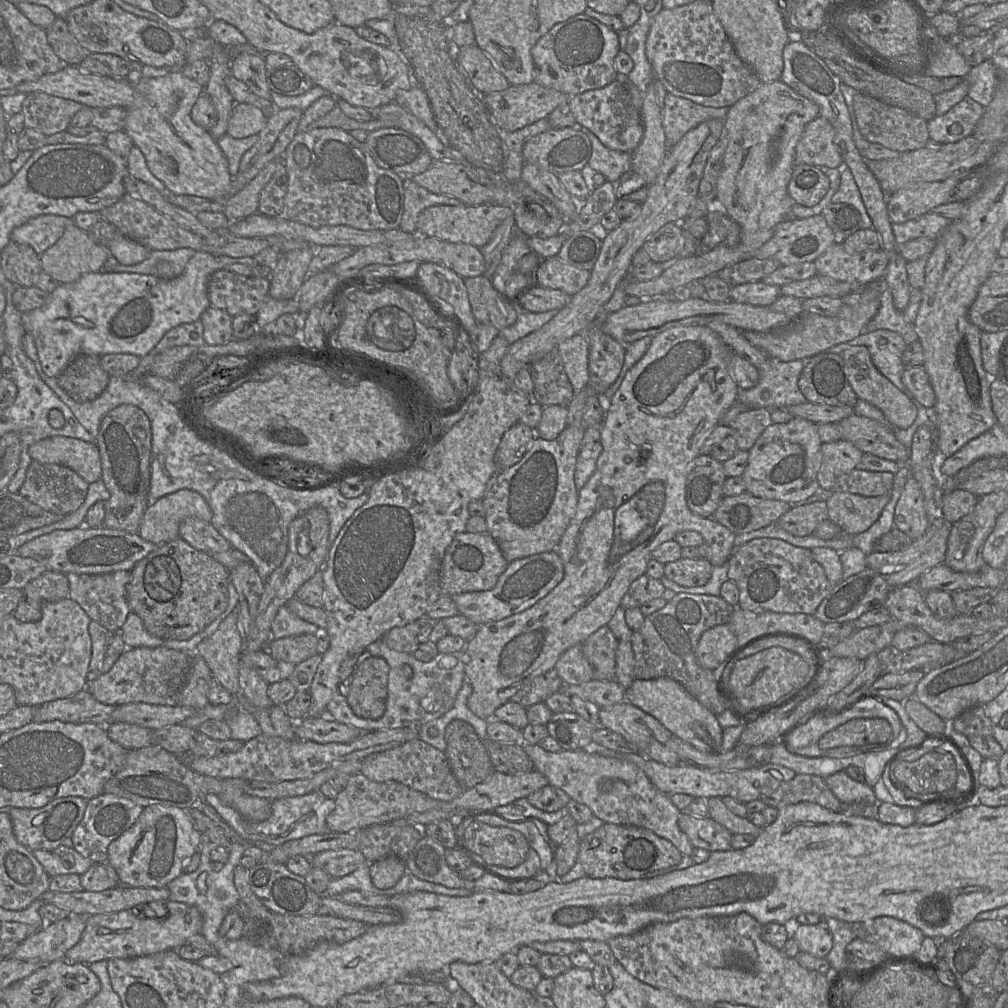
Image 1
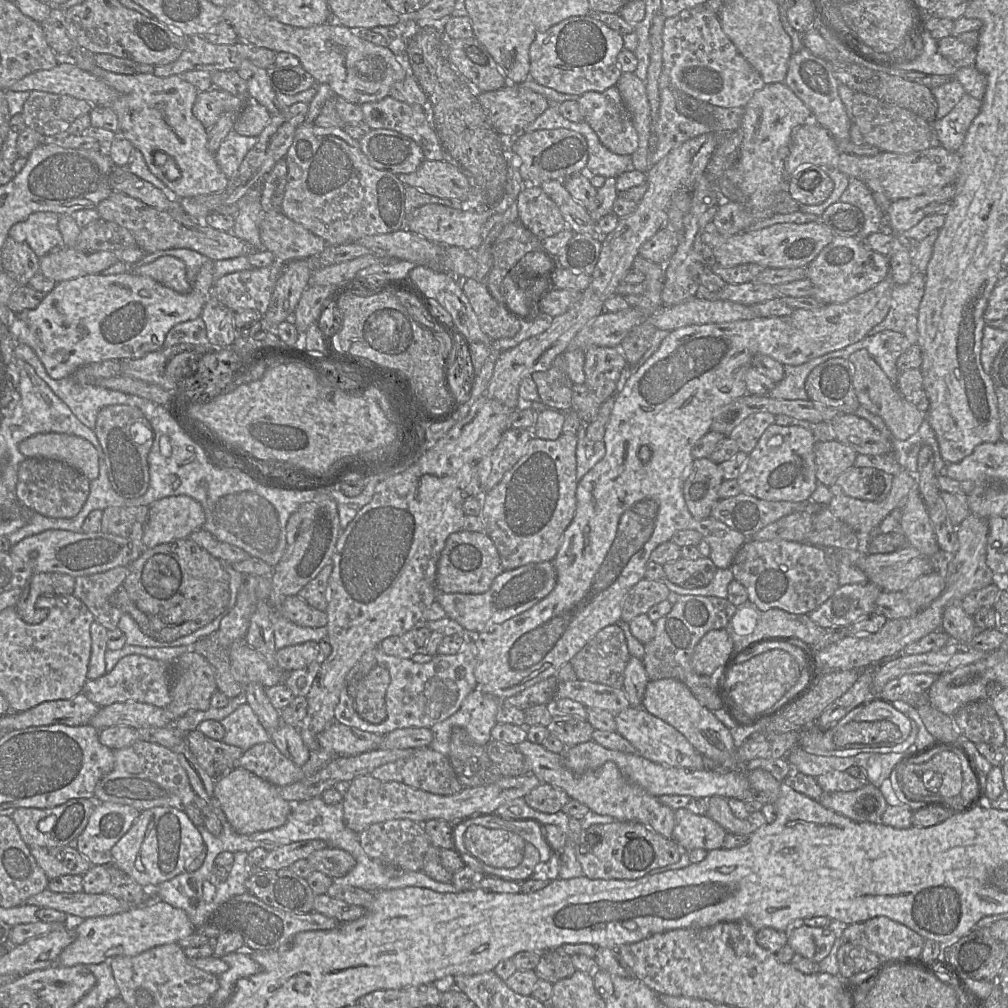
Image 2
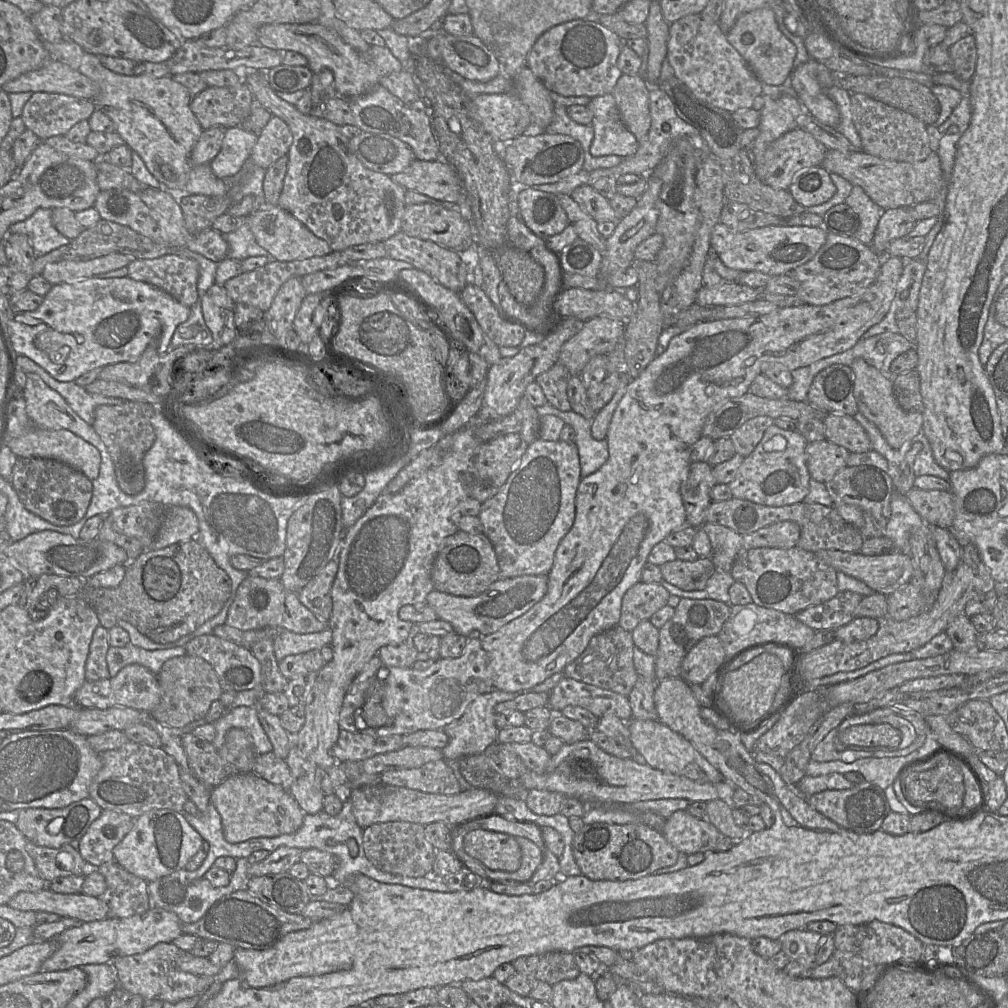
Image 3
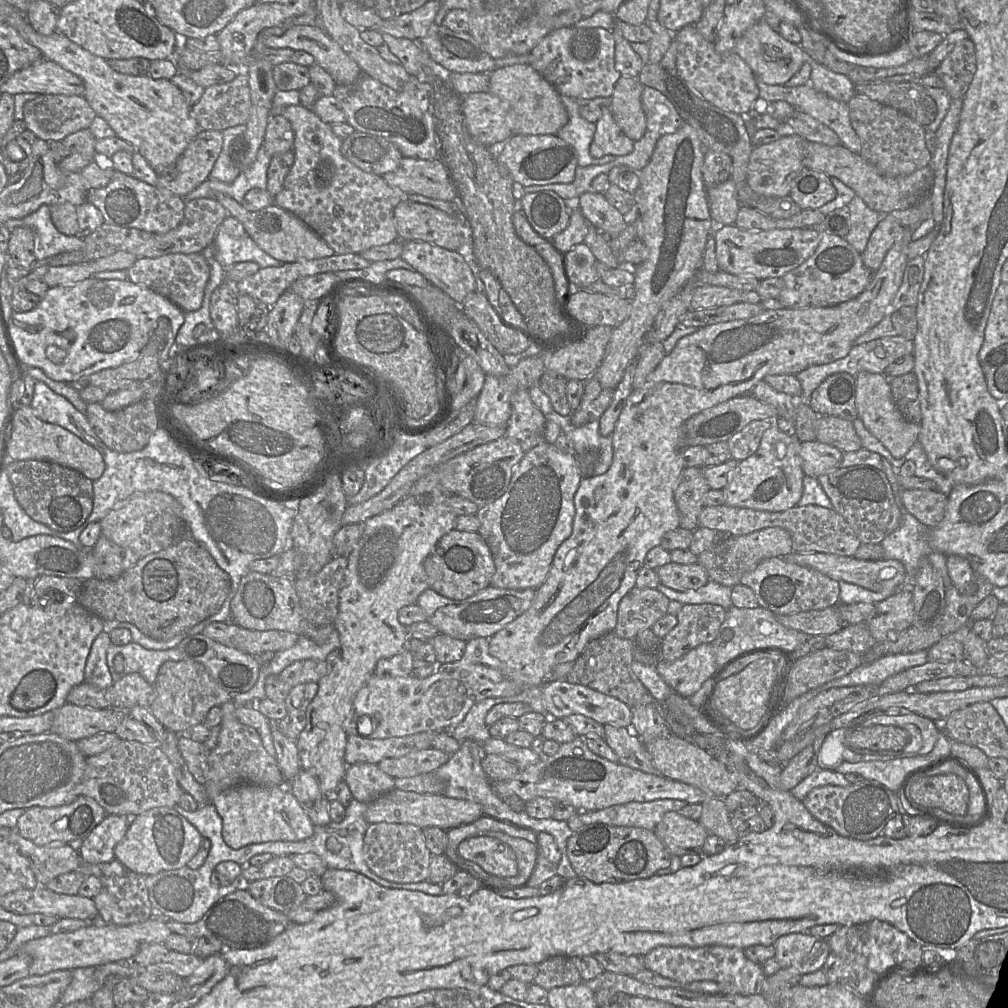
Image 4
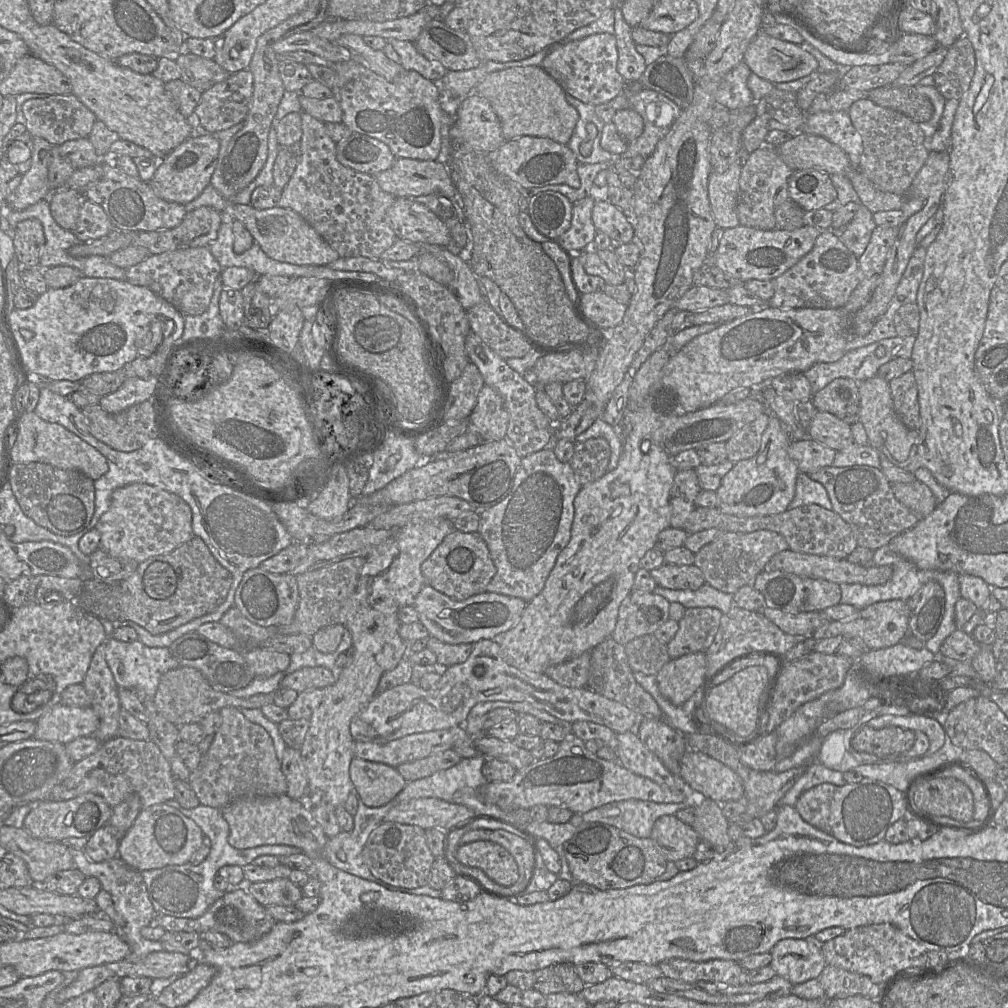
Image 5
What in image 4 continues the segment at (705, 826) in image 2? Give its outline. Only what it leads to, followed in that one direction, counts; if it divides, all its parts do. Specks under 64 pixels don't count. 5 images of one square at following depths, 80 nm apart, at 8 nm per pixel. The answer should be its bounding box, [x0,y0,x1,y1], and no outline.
[654,812,709,855]

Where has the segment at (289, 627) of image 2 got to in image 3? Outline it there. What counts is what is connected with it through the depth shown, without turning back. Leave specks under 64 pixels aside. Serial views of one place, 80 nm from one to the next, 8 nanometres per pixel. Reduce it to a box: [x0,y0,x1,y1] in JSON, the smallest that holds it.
[274,627,332,662]

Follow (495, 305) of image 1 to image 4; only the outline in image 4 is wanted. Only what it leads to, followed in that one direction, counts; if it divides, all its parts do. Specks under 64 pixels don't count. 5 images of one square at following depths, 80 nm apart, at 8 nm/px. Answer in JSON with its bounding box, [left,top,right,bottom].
[458,290,530,355]

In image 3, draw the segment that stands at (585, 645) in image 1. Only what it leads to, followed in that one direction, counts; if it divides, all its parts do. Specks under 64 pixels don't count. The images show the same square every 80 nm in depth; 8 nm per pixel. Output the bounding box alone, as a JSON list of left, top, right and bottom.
[563,624,638,697]

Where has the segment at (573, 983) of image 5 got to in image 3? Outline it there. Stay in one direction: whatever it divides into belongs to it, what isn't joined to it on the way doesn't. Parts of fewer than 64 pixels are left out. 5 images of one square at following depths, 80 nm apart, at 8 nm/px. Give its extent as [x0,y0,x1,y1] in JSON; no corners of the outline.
[534,951,580,986]

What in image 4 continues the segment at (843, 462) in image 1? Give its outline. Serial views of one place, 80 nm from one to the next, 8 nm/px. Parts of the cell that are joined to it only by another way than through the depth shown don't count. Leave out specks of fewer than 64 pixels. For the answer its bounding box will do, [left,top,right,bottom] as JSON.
[800,440,844,478]

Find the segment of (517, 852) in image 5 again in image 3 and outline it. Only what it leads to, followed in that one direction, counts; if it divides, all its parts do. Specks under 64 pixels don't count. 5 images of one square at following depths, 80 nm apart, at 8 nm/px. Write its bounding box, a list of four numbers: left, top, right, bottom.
[482,837,542,882]

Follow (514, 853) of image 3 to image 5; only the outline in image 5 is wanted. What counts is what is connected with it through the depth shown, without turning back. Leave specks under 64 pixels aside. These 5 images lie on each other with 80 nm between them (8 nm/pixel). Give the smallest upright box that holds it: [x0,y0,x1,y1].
[458,841,519,886]

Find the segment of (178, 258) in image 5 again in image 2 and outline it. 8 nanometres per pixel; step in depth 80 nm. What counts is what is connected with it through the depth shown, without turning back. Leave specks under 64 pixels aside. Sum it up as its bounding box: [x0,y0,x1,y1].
[132,256,192,294]

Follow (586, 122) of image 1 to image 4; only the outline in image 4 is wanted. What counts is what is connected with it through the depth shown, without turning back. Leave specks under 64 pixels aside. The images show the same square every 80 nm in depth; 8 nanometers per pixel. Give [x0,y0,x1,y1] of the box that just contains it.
[589,105,634,157]

